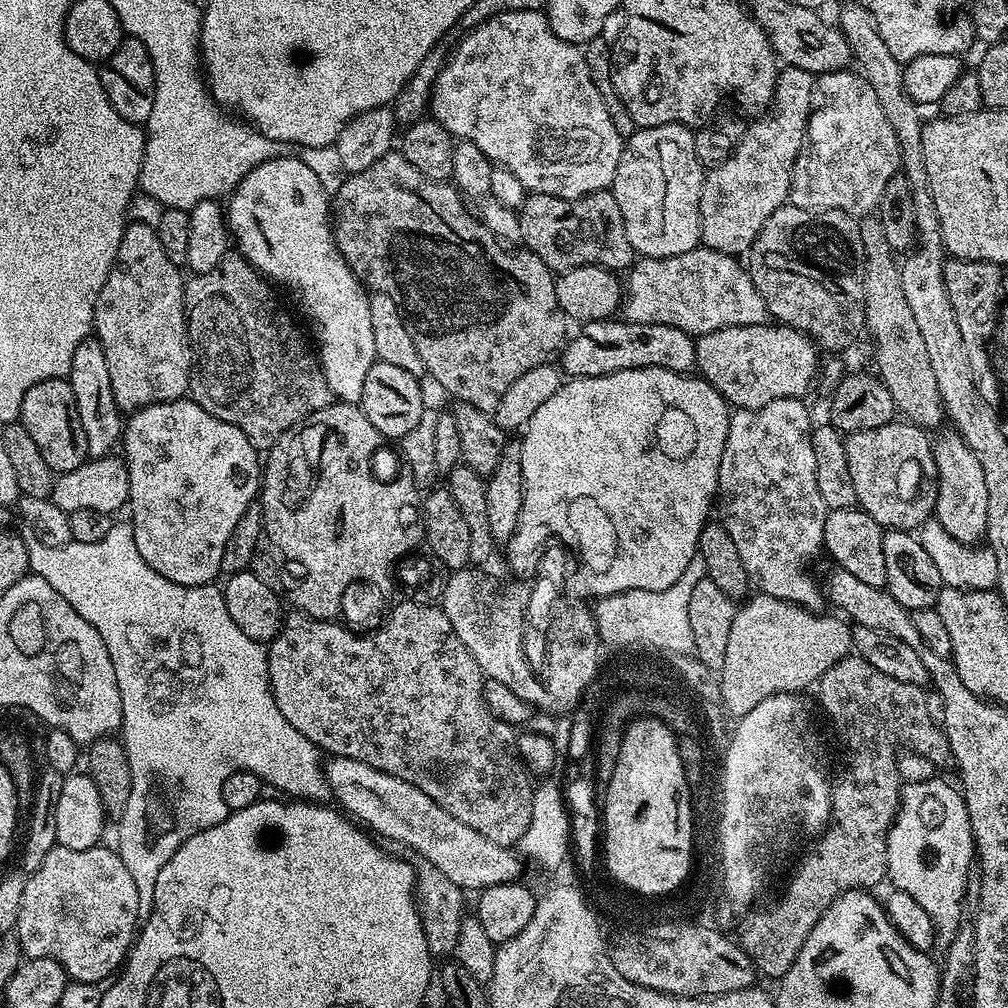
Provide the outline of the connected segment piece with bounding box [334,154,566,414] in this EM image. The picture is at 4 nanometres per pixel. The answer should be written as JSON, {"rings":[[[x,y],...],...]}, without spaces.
{"rings":[[[389,154],[366,170],[351,173],[347,179],[348,181],[337,190],[336,196],[334,192],[334,235],[336,243],[340,246],[340,252],[344,255],[344,261],[348,263],[350,270],[360,279],[365,289],[390,294],[390,298],[394,298],[394,302],[400,307],[404,319],[408,322],[410,334],[418,346],[418,354],[422,354],[425,373],[429,377],[432,375],[450,395],[457,396],[458,401],[473,404],[487,414],[495,413],[502,394],[506,394],[506,390],[510,390],[510,386],[514,386],[514,382],[518,382],[518,378],[522,378],[526,370],[545,363],[549,359],[548,355],[556,347],[559,349],[565,339],[566,317],[564,311],[560,309],[558,284],[552,269],[545,266],[542,258],[538,258],[534,252],[519,250],[520,252],[508,253],[504,249],[507,247],[497,240],[483,219],[475,215],[472,217],[464,209],[465,197],[455,183],[435,180],[422,174],[414,166],[410,166],[410,162],[403,154]]]}

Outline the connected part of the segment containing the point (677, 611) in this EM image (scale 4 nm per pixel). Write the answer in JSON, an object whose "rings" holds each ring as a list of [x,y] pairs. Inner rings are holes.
{"rings":[[[699,556],[692,560],[685,573],[672,586],[662,591],[632,590],[599,597],[594,613],[601,639],[607,645],[658,646],[664,640],[687,641],[689,635],[689,602],[694,587],[707,577],[705,562]]]}

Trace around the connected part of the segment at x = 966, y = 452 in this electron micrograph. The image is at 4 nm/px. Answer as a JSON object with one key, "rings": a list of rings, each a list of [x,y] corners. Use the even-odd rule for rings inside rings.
{"rings":[[[948,430],[948,433],[945,436],[935,437],[934,443],[930,448],[930,464],[931,464],[931,456],[932,456],[932,464],[936,467],[936,484],[940,487],[940,493],[936,496],[936,512],[934,512],[934,519],[940,523],[942,526],[942,530],[945,534],[948,535],[952,540],[957,540],[959,544],[970,544],[973,546],[979,545],[981,541],[985,539],[988,527],[986,526],[986,488],[985,488],[985,478],[981,474],[981,467],[978,466],[978,460],[976,455],[970,450],[970,446],[966,446],[966,442],[961,438],[955,431]]]}

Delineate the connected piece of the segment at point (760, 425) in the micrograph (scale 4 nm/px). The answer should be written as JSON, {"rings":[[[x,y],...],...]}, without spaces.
{"rings":[[[782,398],[770,402],[761,408],[741,408],[733,411],[728,417],[728,433],[726,434],[726,442],[724,449],[720,455],[720,465],[718,466],[718,478],[716,479],[716,487],[718,489],[718,512],[720,508],[719,519],[722,521],[726,534],[730,534],[734,546],[738,546],[738,554],[742,558],[745,568],[760,583],[759,591],[765,596],[773,596],[779,600],[785,600],[790,604],[798,604],[802,608],[809,610],[819,609],[822,604],[822,590],[816,586],[816,580],[807,572],[804,567],[815,558],[819,552],[825,551],[824,547],[824,525],[821,523],[822,512],[819,507],[812,508],[818,504],[816,491],[816,474],[815,474],[815,456],[812,449],[812,441],[810,439],[810,425],[808,426],[808,408],[804,405],[805,401],[800,398]]]}

